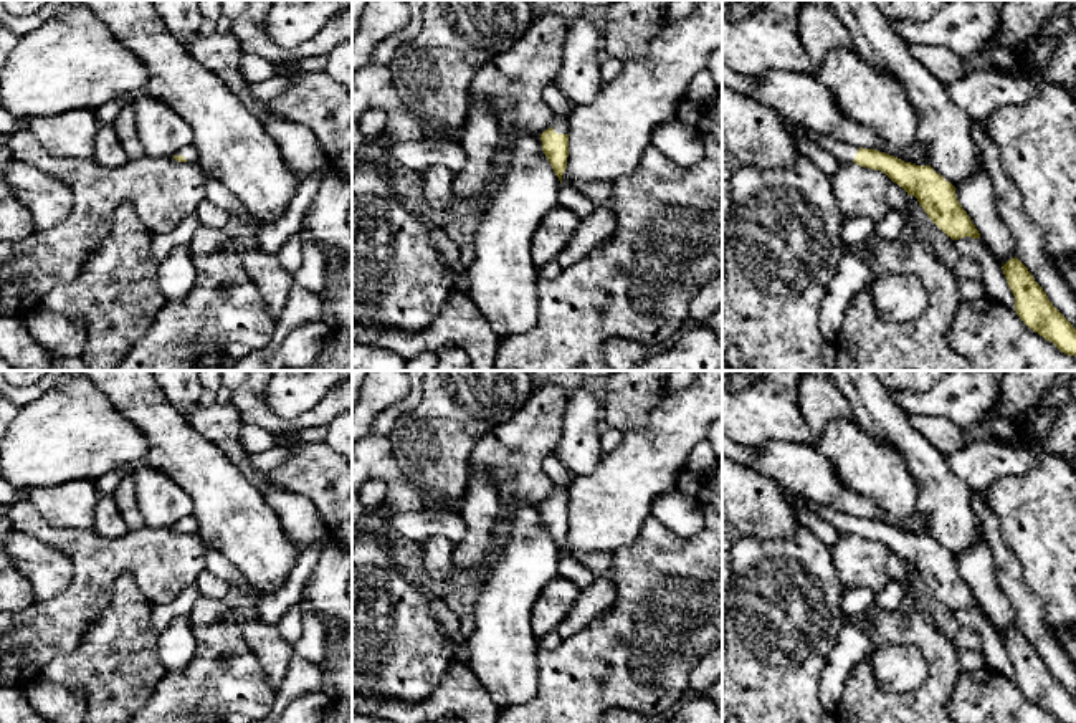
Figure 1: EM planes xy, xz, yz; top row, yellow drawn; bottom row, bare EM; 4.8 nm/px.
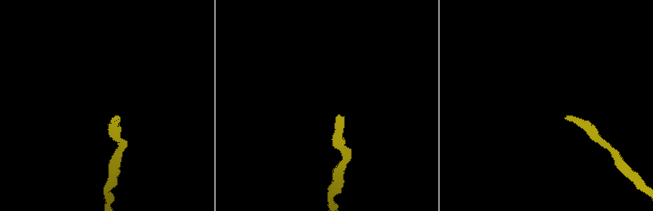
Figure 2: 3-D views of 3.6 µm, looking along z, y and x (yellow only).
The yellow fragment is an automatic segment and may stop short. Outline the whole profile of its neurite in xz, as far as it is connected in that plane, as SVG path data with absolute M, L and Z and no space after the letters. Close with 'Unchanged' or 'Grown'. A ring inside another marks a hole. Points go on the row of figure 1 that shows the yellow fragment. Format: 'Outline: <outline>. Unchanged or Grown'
Outline: M554 114L550 127L540 134L542 151L562 184L569 157L569 117Z. Grown

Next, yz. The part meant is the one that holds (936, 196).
Outline: M800 126L795 131L788 131L788 134L797 146L810 141L840 162L855 162L861 167L884 172L907 195L914 195L929 218L952 240L964 237L980 238L978 230L957 200L955 187L931 165L904 162L886 152L856 147Z. Grown

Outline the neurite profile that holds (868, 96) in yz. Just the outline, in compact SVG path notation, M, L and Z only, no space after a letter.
M855 46L831 51L821 65L818 79L850 121L869 127L888 147L906 149L917 141L919 122L906 89L888 73L869 65Z

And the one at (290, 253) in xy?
M299 235L291 237L278 251L283 268L294 275L302 263L302 245Z

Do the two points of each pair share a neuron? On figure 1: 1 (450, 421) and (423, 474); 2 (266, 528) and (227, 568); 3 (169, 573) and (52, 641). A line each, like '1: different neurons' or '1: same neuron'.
1: same neuron
2: different neurons
3: same neuron

